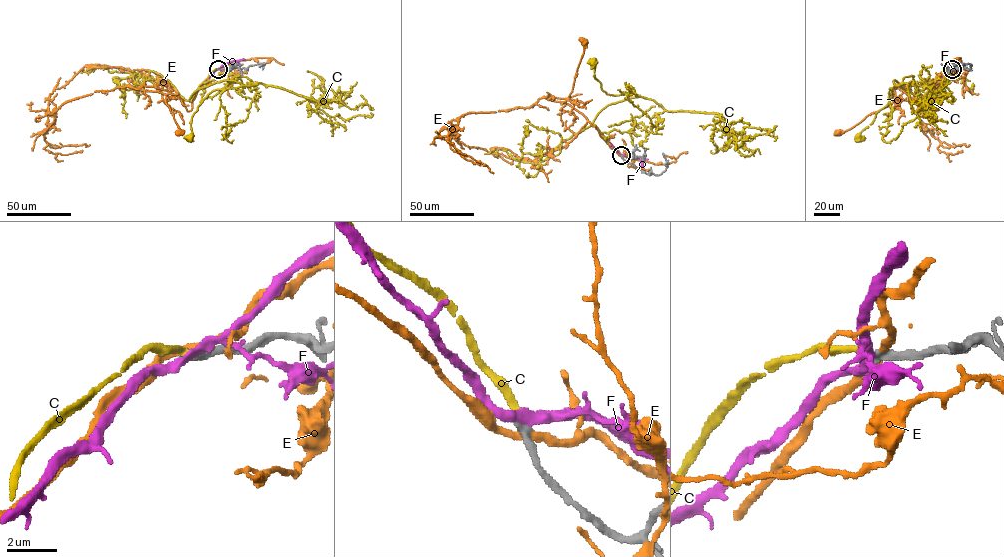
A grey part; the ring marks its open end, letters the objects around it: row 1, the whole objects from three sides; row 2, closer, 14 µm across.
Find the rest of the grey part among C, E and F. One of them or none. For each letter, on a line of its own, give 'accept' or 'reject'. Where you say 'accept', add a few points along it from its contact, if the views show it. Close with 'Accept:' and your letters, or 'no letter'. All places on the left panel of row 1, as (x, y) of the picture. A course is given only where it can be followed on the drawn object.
C: accept; course (217, 69), (190, 101), (198, 89), (217, 82), (235, 81), (242, 85), (212, 91), (191, 117), (190, 138)
E: reject
F: reject
Accept: C

